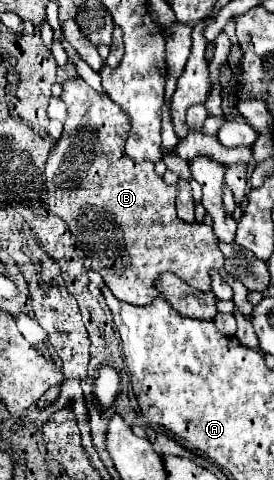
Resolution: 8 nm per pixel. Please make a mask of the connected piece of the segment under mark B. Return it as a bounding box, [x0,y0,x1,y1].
[45,78,227,306]

